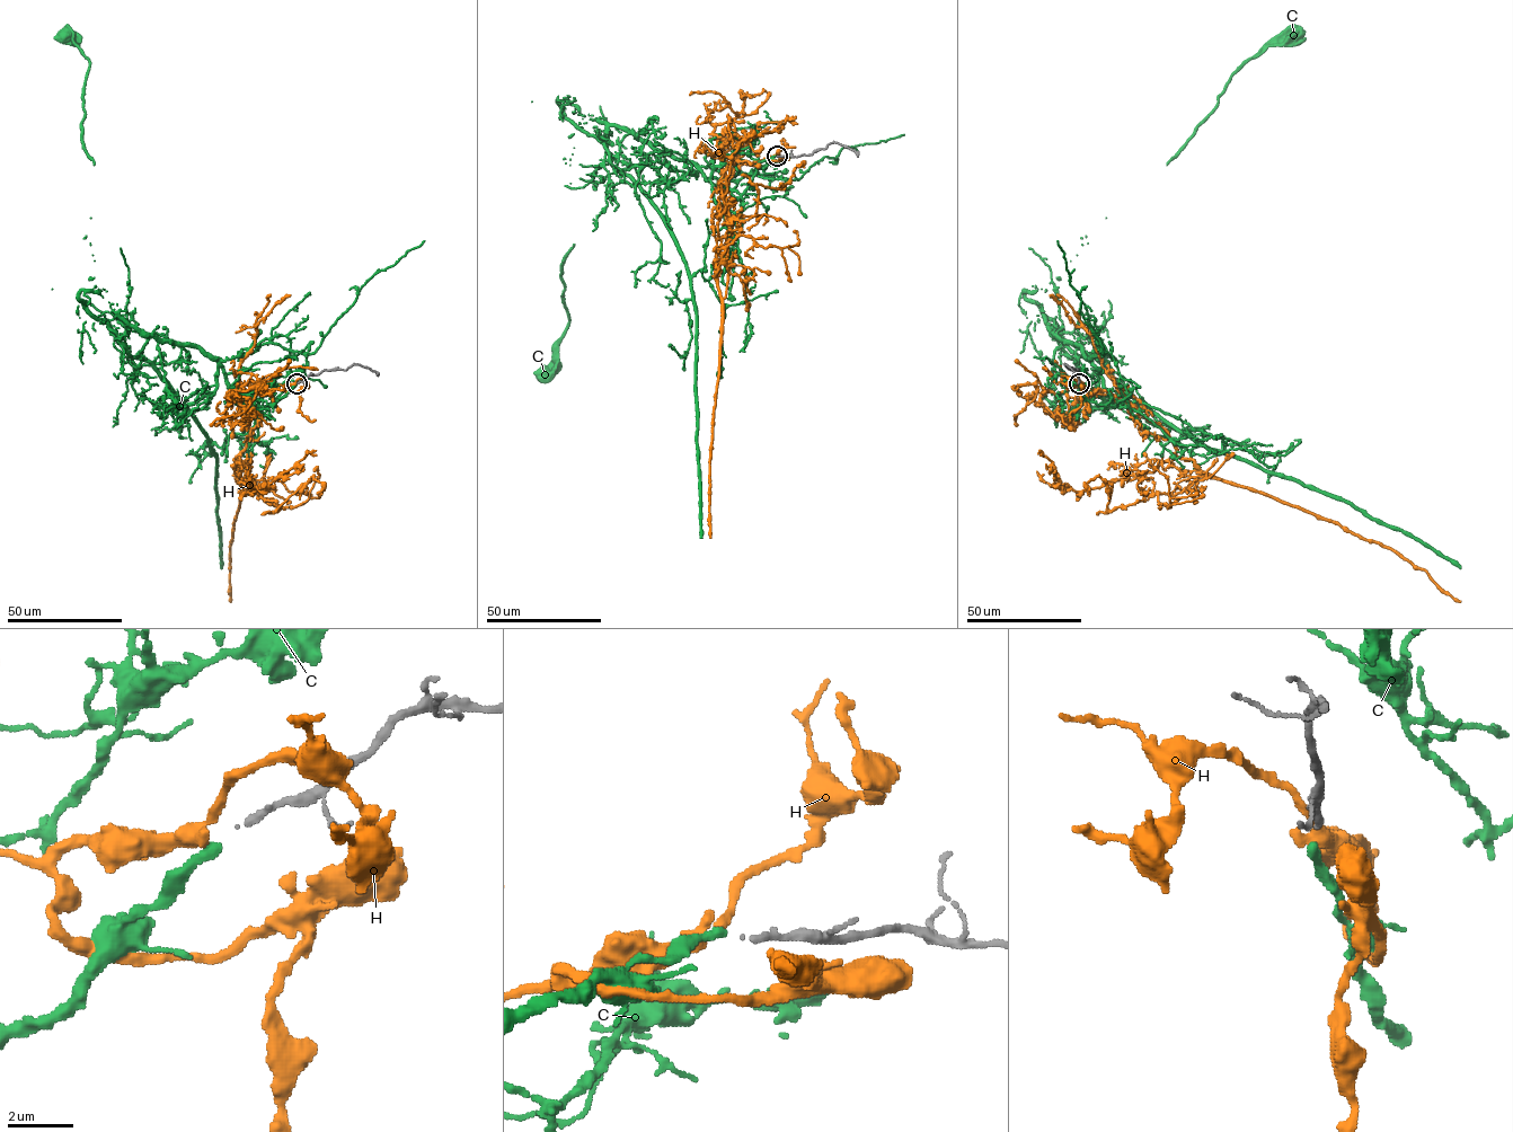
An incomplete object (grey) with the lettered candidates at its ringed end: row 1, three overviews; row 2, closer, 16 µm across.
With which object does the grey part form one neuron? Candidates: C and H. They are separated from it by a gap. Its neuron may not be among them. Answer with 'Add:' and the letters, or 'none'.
Add: C

